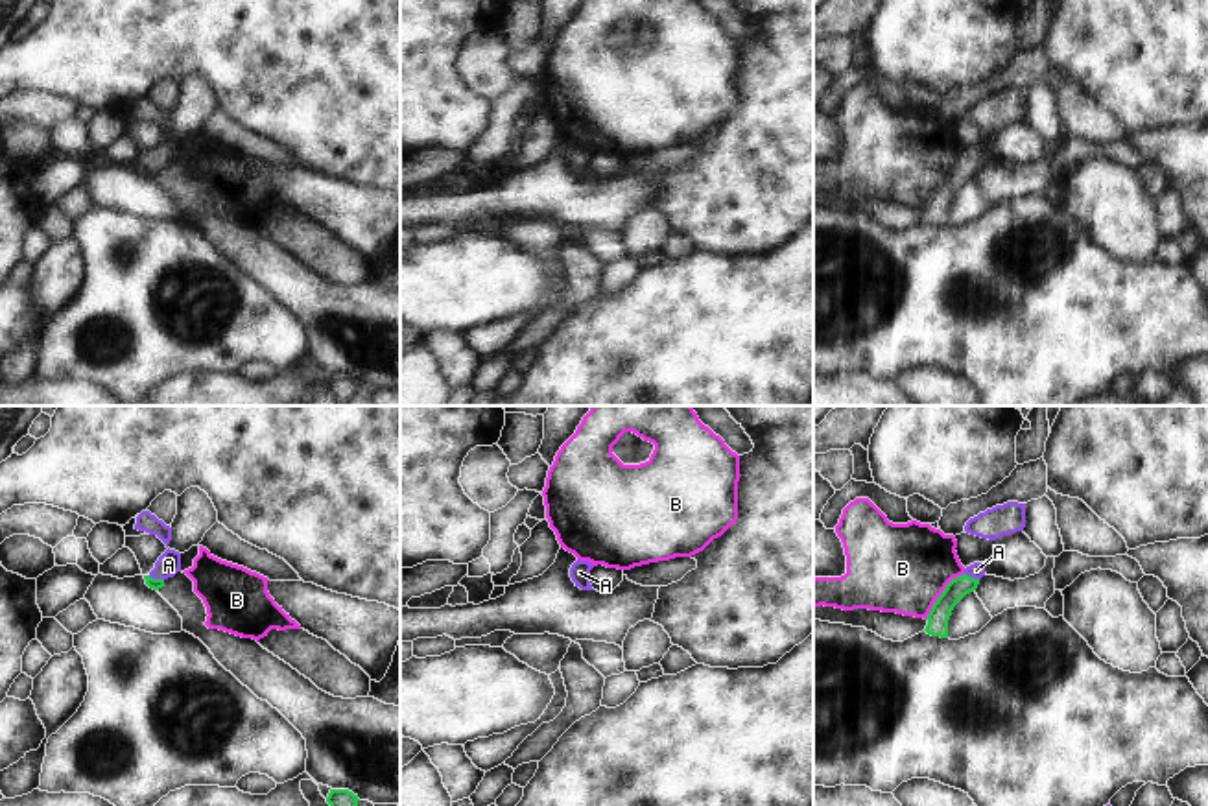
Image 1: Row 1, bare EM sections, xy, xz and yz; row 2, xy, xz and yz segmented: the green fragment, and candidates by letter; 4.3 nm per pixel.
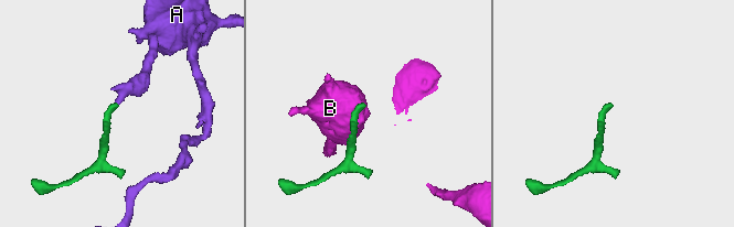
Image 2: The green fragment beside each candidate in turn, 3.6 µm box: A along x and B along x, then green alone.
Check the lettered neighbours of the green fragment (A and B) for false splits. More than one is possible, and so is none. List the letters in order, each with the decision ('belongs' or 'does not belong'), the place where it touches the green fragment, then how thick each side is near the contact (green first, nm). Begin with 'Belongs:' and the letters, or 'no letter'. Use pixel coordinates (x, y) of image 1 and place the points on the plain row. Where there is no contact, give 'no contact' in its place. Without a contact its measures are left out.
Belongs: A
A: belongs; meets green in yz at (972, 165); 100 nm thick on the green side, 70 nm on the other
B: does not belong; meets green in yz at (941, 181); 100 nm thick on the green side, 380 nm on the other

